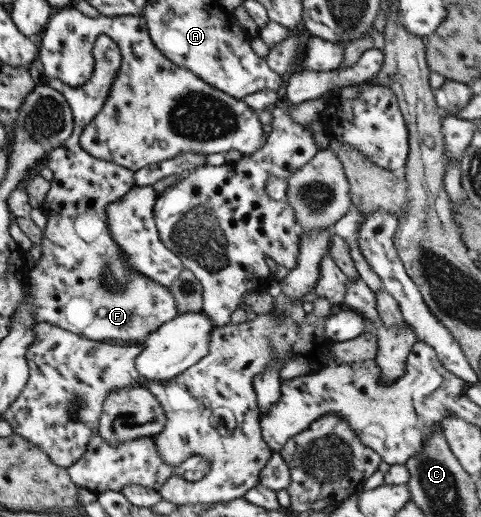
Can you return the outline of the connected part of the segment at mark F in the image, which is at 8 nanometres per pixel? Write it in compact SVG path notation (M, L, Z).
M96 35L94 36L92 43L92 50L90 51L92 59L94 60L94 65L92 68L92 73L90 78L87 79L86 83L83 83L81 86L71 87L67 84L63 84L60 80L57 79L48 79L48 85L51 88L54 88L57 92L60 92L65 99L65 102L68 104L72 114L72 133L67 137L67 140L64 140L61 145L57 148L51 149L51 152L48 152L47 156L44 159L43 166L46 166L52 172L52 178L49 181L49 189L43 198L43 203L41 203L40 210L43 212L43 216L46 218L45 229L42 230L41 237L41 258L39 261L35 262L33 269L28 272L28 284L27 289L25 289L25 298L28 302L28 305L32 306L33 311L33 322L37 323L48 323L62 330L67 330L67 332L74 333L75 335L81 335L82 337L90 338L91 340L104 341L104 342L114 342L115 340L123 340L130 342L131 344L139 344L142 340L147 337L155 329L159 328L161 324L175 318L177 311L175 308L174 298L171 296L170 291L167 286L161 286L152 280L149 280L146 276L140 274L140 272L133 272L127 263L125 263L125 255L121 253L121 249L115 245L115 240L112 240L110 237L109 231L107 231L107 206L109 203L115 202L115 200L120 200L130 189L133 187L133 178L134 171L130 171L128 168L123 168L118 164L113 164L111 161L99 160L98 157L91 156L87 154L78 143L78 138L80 131L86 124L90 123L90 120L101 110L101 107L106 101L110 84L116 75L116 72L120 67L120 50L118 46L105 35Z

